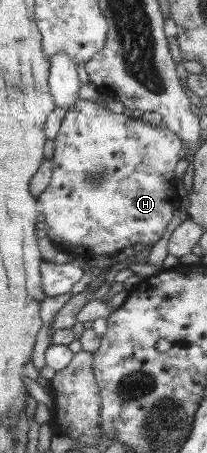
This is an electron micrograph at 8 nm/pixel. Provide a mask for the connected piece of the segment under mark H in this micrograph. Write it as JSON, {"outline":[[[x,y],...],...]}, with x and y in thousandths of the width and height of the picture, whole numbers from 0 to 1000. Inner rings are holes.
{"outline":[[[377,221],[367,234],[319,245],[266,298],[242,400],[179,433],[208,475],[193,501],[251,541],[319,558],[440,572],[454,563],[556,561],[662,536],[734,545],[865,453],[865,435],[836,417],[836,373],[855,333],[874,333],[855,300],[787,272],[729,280],[623,252],[536,249],[478,223]]]}

